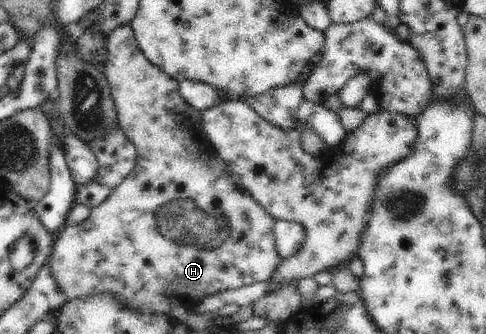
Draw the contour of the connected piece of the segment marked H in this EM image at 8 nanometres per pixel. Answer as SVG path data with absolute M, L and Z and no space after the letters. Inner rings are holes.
M130 24L116 28L106 38L107 54L103 64L111 98L117 111L118 124L124 130L124 135L136 146L138 158L135 168L123 179L123 182L103 201L103 204L91 209L90 217L81 224L63 228L55 237L51 256L47 264L63 292L65 298L70 301L79 297L94 295L95 293L114 294L124 305L139 311L140 313L155 313L169 316L170 309L181 305L191 310L205 297L236 289L245 285L252 285L269 280L282 259L275 248L274 224L277 219L272 217L249 193L237 185L235 176L226 170L226 164L213 152L212 145L202 136L201 122L202 111L197 110L180 95L180 81L169 76L156 64L153 64L139 48L133 27Z

